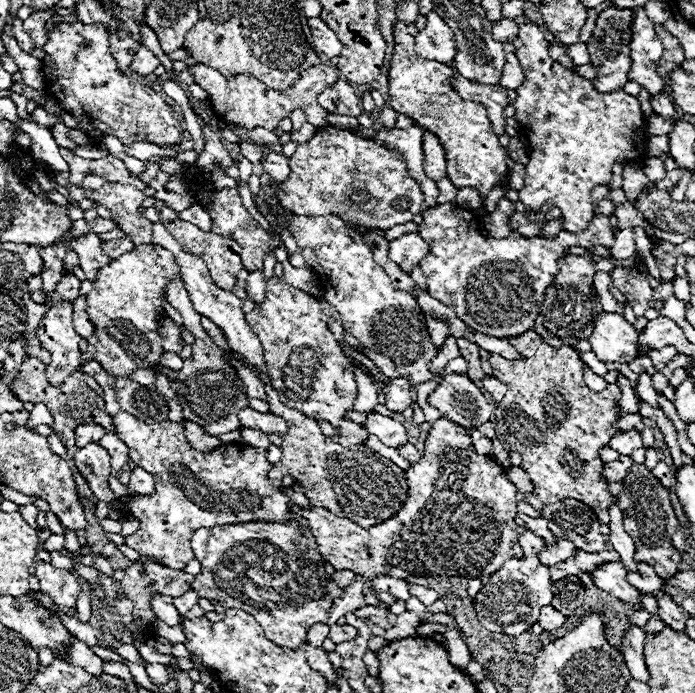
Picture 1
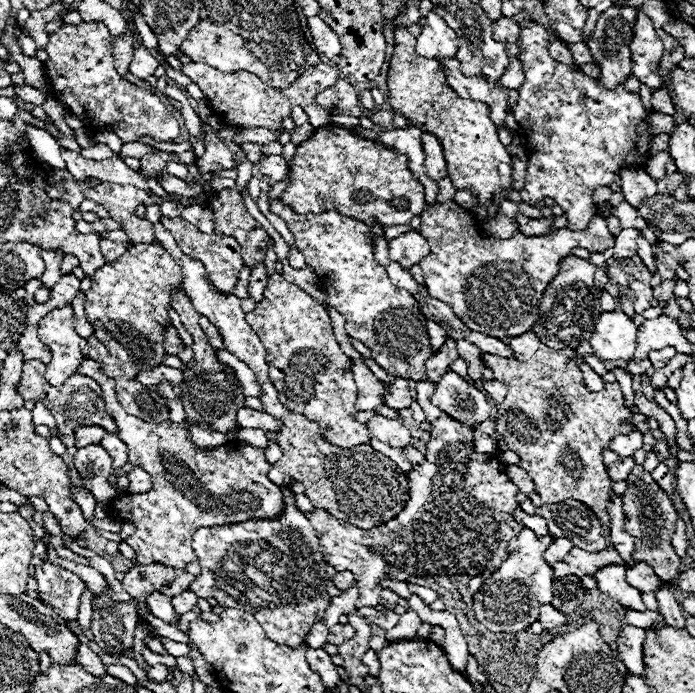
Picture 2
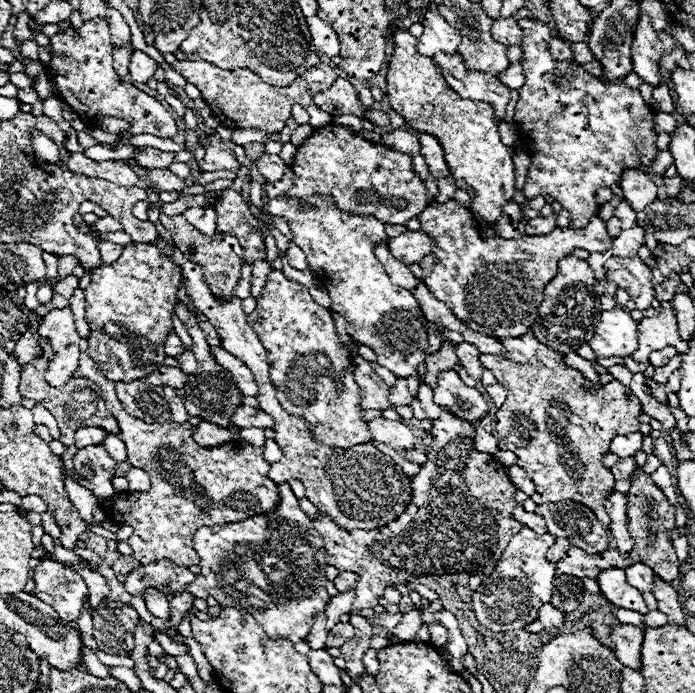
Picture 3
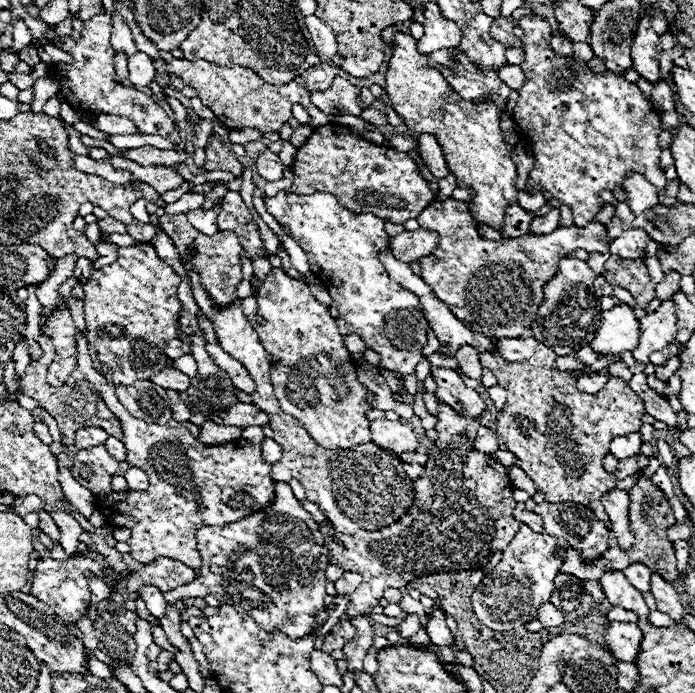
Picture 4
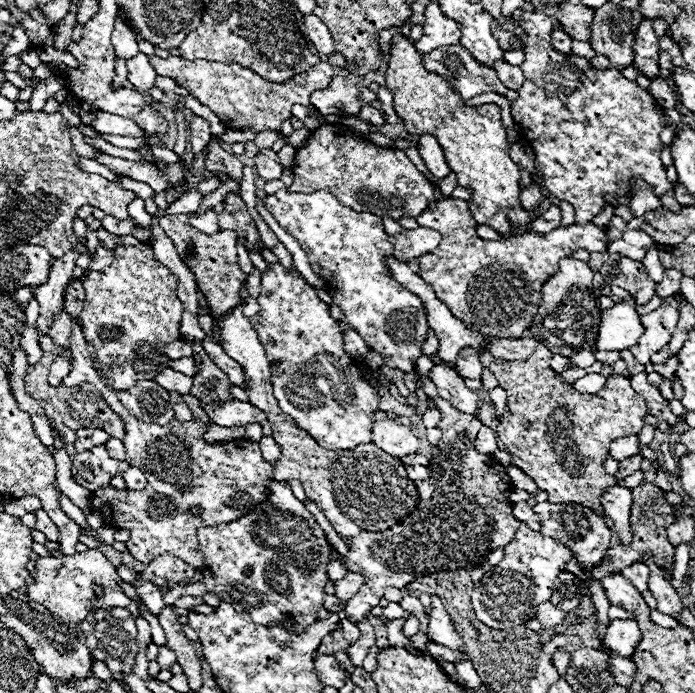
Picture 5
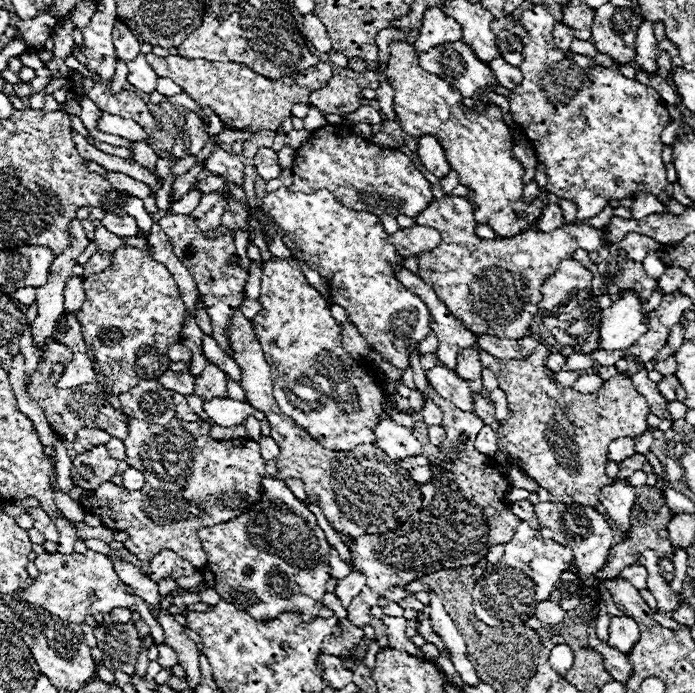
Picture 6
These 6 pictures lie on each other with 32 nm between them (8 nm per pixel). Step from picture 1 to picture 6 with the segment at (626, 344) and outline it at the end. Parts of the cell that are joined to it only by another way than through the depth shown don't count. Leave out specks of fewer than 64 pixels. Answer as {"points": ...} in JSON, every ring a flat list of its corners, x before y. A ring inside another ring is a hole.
{"points":[[626,292,606,310,600,320,598,350,626,350,638,342,646,332,644,314,640,312,640,300,636,292]]}

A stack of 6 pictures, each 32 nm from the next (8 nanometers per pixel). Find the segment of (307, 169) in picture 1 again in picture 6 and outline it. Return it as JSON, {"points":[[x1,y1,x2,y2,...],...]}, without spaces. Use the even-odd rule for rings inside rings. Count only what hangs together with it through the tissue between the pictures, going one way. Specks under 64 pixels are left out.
{"points":[[328,124,312,132,312,136,296,150,294,182,290,192,330,190,342,204,356,212,374,212,376,216,406,214,418,216,428,208,432,196,430,182,416,170,412,160,398,150,378,148,364,138,352,134,344,124]]}

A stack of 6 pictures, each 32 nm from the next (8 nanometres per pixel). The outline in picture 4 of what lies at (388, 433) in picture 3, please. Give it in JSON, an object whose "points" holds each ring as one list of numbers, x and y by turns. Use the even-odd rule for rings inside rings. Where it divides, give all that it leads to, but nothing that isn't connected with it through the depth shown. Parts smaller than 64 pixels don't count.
{"points":[[372,420,370,422,370,432,372,432,372,442,380,444,384,448,390,448,396,454,402,452,412,452,418,446,418,440,412,432,410,426,394,420]]}

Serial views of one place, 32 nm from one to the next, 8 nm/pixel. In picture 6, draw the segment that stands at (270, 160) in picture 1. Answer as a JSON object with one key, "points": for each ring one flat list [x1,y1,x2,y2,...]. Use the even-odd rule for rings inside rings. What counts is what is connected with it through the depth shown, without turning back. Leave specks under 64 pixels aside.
{"points":[[260,148,258,154,254,156,254,166,258,170,258,176,264,180,272,180,272,178,280,178,280,164,278,164,278,156,272,148]]}

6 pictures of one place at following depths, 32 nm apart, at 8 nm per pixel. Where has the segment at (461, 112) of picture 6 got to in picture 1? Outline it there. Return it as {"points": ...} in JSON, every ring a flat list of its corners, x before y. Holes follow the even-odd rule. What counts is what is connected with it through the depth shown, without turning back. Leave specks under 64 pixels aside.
{"points":[[402,22,394,24,394,54,390,60,390,106,398,114,410,116,418,126,436,134,446,150,448,178,456,188,472,186,480,192,482,200,486,194,508,174,510,158,498,144,498,136,490,132,490,120,486,108,478,102,464,100,452,86,452,68,434,60,426,60,414,50,414,36,408,34]]}

